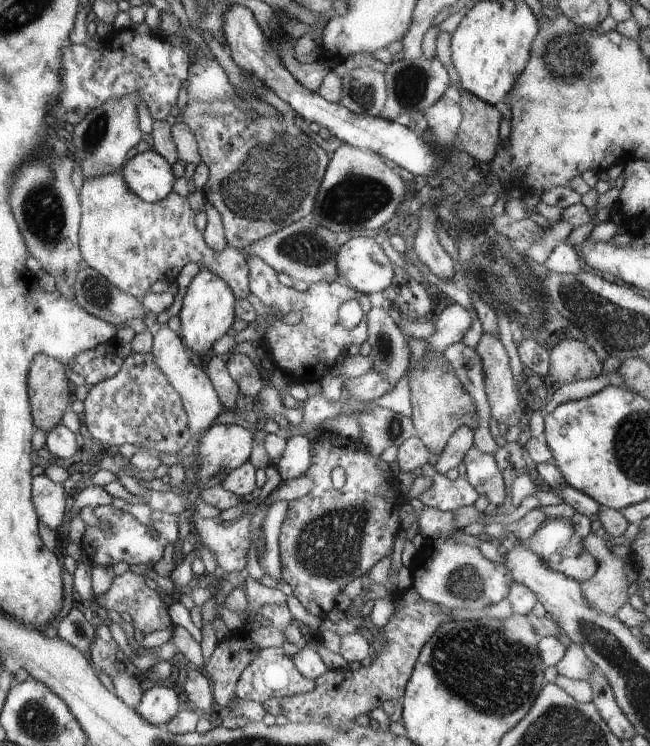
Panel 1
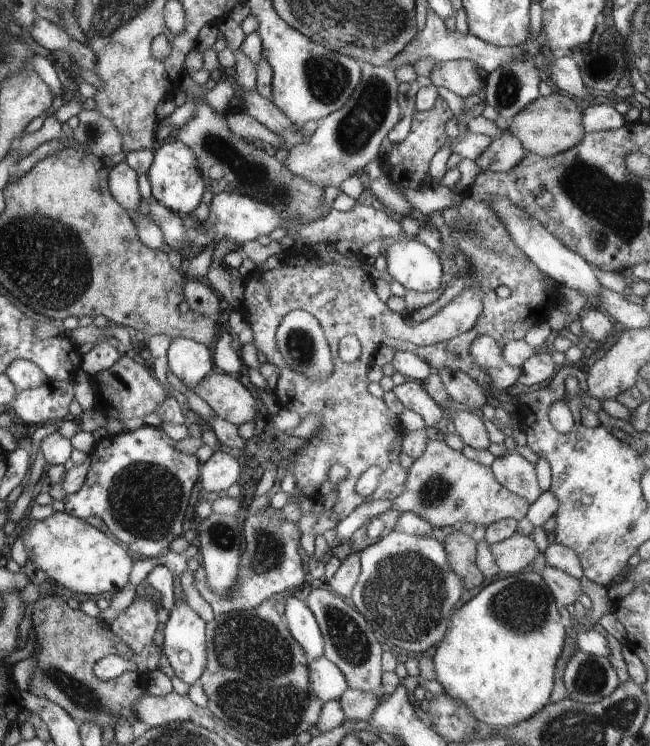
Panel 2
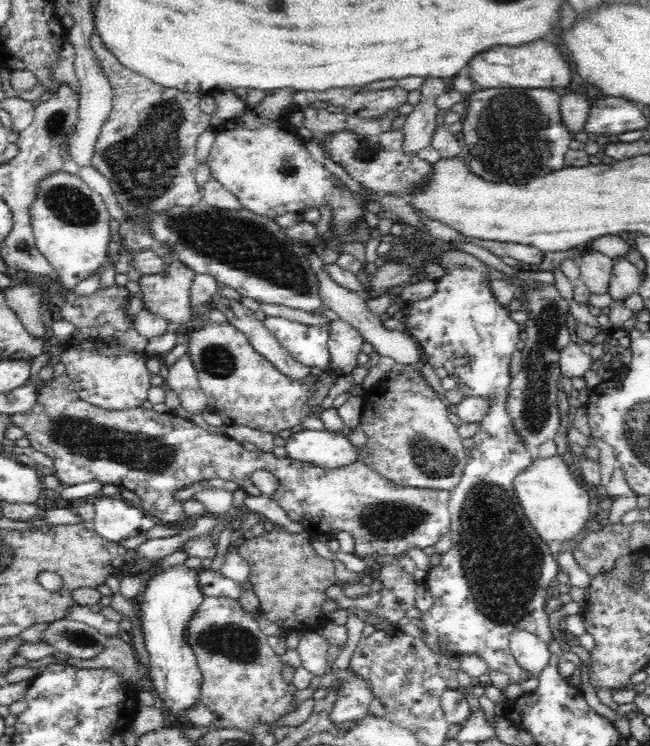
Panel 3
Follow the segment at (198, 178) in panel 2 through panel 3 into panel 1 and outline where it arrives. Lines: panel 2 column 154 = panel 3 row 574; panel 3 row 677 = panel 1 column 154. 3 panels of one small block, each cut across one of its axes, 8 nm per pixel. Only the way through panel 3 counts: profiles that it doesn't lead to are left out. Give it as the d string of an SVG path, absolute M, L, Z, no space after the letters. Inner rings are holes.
M152 149L126 160L121 170L124 171L129 189L146 202L161 201L172 193L176 178L172 174L169 159L152 152Z

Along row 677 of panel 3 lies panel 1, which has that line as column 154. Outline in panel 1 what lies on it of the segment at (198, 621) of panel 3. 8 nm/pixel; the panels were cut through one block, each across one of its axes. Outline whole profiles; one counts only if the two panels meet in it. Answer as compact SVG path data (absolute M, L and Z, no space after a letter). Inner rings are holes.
M122 170L88 176L78 194L81 204L79 247L83 263L118 290L142 299L154 282L177 282L182 268L188 262L195 262L225 279L238 298L249 296L249 257L234 247L210 250L202 232L194 226L194 210L187 196L170 193L161 201L146 202L129 189Z

